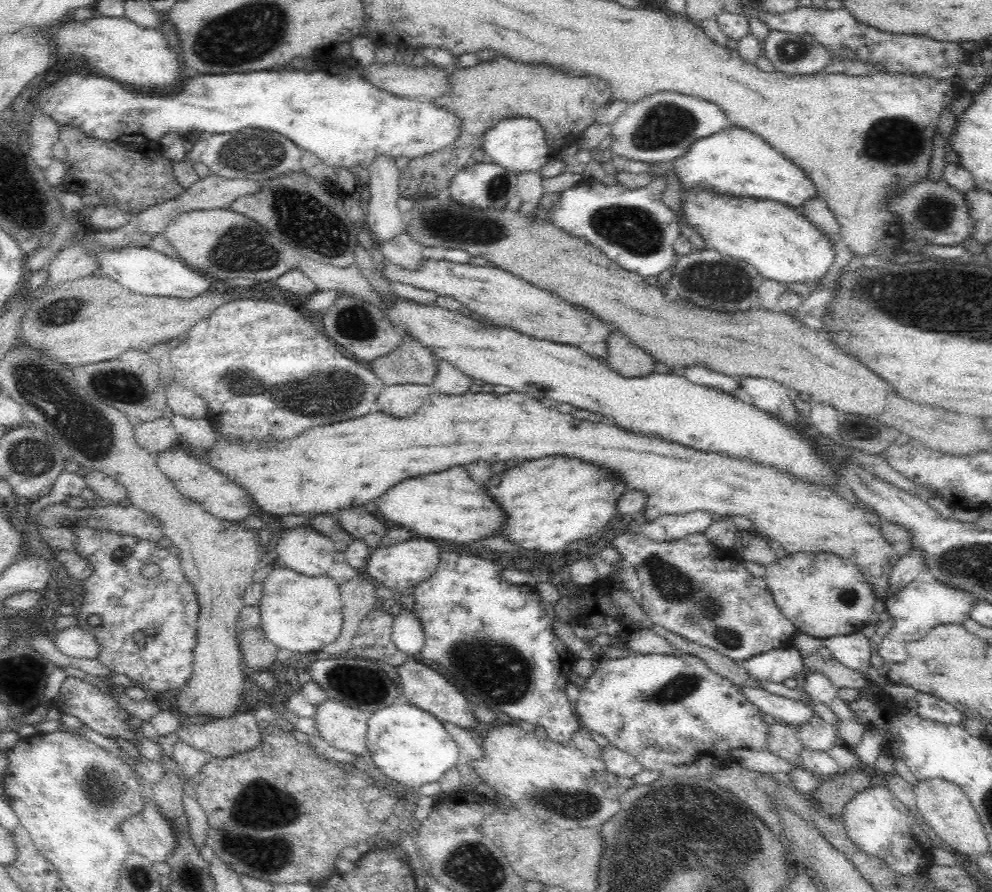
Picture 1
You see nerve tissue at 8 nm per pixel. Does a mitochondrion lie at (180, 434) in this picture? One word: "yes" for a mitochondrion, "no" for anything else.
no

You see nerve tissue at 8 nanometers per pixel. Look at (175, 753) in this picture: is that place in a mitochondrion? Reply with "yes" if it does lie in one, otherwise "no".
no

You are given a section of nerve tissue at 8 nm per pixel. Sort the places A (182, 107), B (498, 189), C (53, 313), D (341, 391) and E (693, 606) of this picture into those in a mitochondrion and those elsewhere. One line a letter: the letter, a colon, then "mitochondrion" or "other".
A: other
B: mitochondrion
C: mitochondrion
D: mitochondrion
E: mitochondrion

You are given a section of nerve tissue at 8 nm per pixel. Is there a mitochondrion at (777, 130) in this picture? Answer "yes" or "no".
no

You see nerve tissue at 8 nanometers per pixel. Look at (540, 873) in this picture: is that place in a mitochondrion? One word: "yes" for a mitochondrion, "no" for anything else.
no

